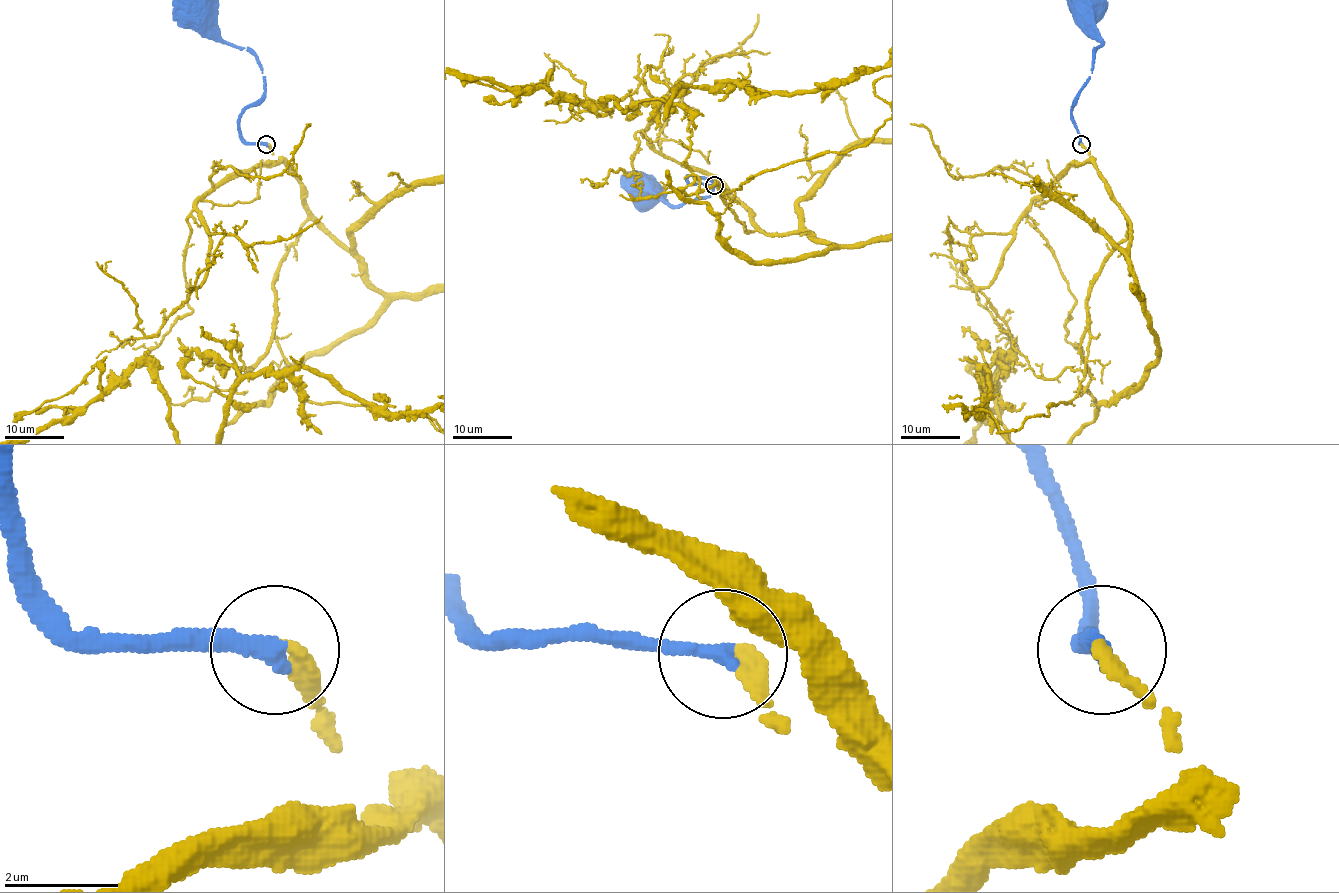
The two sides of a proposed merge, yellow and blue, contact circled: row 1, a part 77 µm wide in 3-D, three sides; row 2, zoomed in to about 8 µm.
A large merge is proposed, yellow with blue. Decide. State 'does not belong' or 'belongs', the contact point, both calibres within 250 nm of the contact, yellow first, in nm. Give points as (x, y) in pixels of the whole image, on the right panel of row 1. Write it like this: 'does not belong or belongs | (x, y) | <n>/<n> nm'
belongs | (1081, 144) | 240/320 nm

